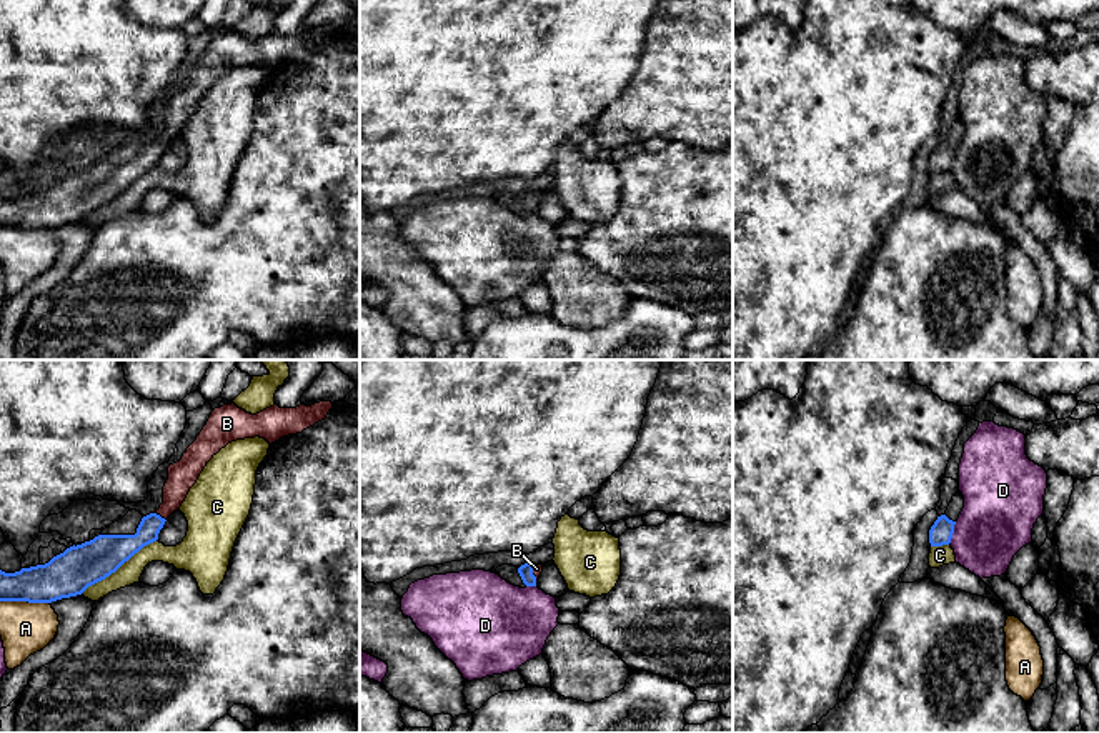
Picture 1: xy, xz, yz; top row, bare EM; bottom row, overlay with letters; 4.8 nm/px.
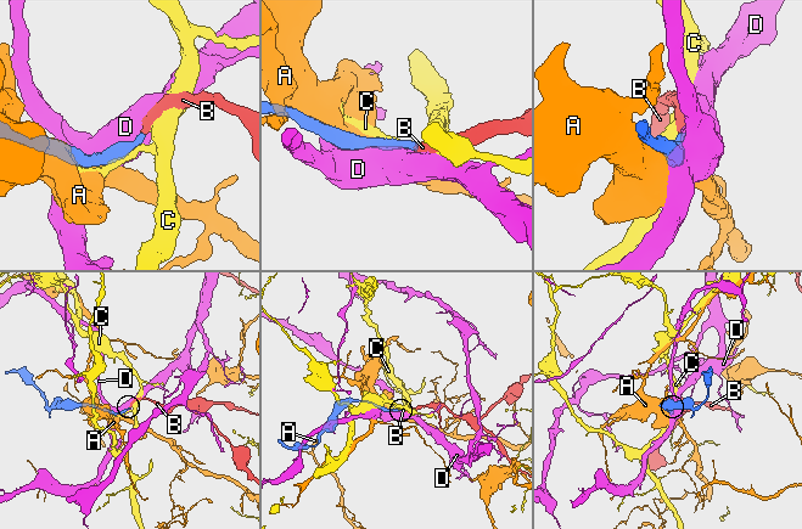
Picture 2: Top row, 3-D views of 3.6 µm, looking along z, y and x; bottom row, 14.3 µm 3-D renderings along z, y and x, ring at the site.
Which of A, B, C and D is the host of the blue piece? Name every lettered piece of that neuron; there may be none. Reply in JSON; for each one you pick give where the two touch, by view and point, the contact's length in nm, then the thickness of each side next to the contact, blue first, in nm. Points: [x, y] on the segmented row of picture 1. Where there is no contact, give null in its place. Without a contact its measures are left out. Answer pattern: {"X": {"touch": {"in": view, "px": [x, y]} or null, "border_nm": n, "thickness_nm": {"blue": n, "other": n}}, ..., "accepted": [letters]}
{"B": {"touch": {"in": "xy", "px": [159, 515]}, "border_nm": 70, "thickness_nm": {"blue": 140, "other": 140}}, "accepted": ["B"]}

